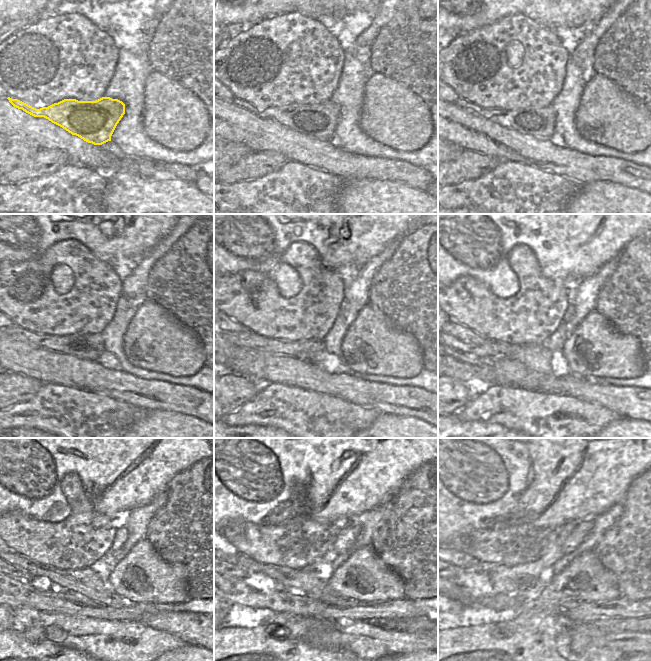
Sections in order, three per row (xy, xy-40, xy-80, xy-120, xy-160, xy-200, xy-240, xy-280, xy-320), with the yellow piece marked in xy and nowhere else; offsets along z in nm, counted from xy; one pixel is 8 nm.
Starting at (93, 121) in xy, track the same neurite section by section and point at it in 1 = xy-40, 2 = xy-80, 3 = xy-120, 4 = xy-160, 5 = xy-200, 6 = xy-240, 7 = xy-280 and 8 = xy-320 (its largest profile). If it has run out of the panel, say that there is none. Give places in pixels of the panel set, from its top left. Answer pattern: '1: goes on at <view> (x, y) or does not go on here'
1: goes on at xy-40 (319, 121)
2: goes on at xy-80 (539, 123)
3: goes on at xy-120 (89, 347)
4: goes on at xy-160 (304, 350)
5: goes on at xy-200 (490, 350)
6: goes on at xy-240 (13, 572)
7: goes on at xy-280 (235, 572)
8: goes on at xy-320 (458, 570)

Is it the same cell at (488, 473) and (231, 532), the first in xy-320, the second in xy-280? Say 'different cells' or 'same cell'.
different cells

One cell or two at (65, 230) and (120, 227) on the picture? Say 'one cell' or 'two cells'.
one cell

